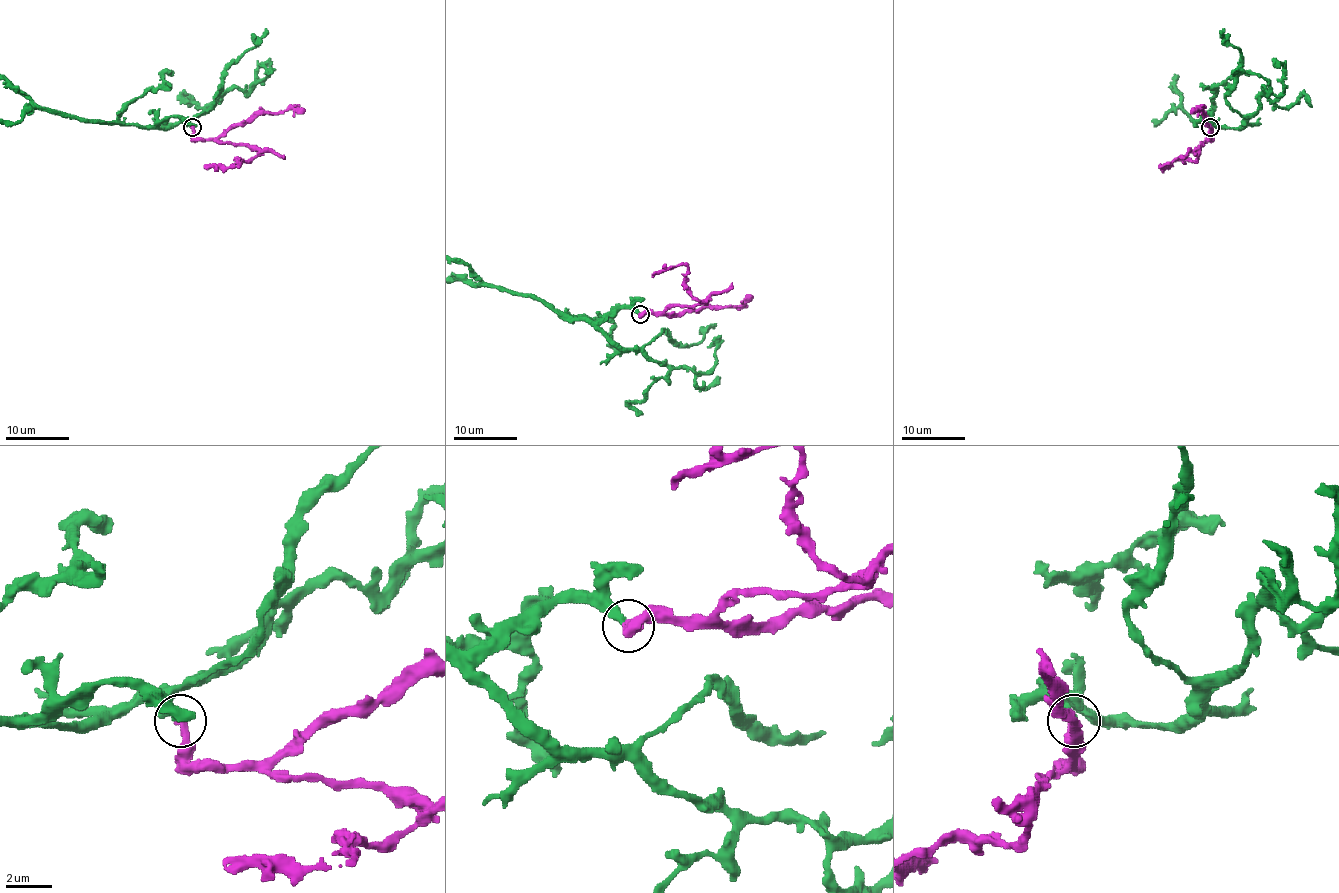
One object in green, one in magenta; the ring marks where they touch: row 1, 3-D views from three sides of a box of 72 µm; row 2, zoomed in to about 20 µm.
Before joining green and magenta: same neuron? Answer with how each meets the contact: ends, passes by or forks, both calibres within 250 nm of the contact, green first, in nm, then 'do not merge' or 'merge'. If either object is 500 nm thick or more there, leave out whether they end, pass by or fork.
green ends | magenta ends | 320/360 nm | merge

